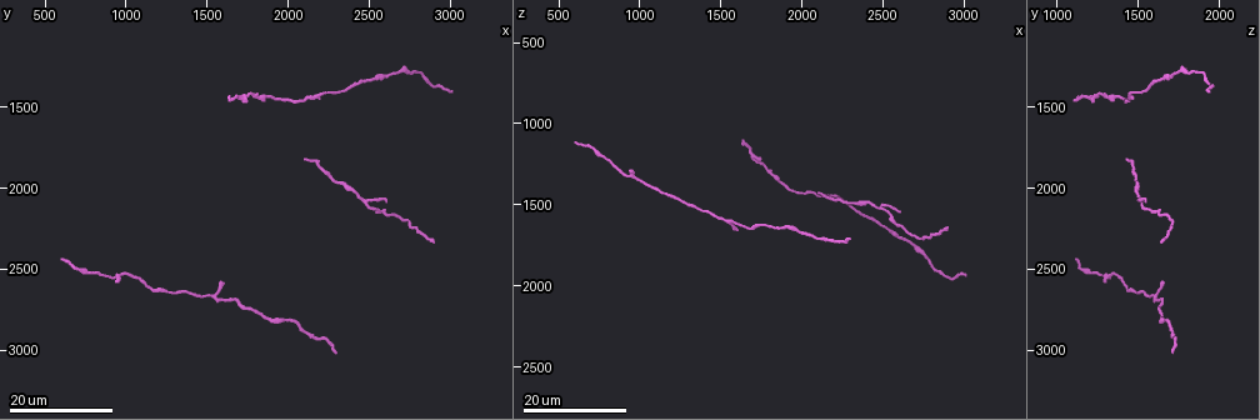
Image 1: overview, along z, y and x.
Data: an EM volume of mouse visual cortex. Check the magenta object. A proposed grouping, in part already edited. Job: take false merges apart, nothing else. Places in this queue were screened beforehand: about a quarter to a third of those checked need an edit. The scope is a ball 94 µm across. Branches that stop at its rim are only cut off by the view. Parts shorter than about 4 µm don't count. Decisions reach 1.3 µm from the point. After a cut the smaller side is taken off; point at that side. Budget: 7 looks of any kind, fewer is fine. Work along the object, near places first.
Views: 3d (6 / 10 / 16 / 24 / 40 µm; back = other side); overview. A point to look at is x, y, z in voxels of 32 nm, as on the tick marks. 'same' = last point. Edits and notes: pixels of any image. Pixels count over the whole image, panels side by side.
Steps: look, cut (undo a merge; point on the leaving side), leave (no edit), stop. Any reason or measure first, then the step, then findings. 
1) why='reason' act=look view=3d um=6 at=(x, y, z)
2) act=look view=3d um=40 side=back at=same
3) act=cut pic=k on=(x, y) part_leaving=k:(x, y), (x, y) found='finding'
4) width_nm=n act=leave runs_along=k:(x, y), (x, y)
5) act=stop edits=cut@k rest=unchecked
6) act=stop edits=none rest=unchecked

act=look view=3d um=24 at=(2540, 2160, 1600)

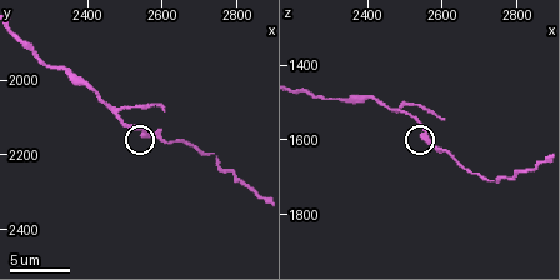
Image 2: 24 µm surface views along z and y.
why='zoom in' act=look view=3d um=6 at=(2550, 2140, 1590)

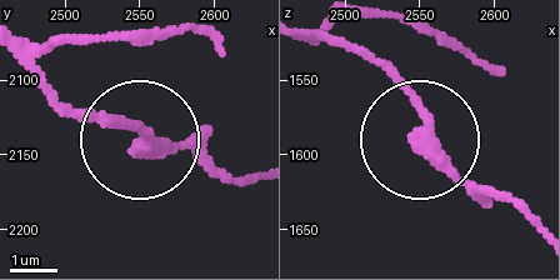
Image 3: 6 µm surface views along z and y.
act=leave found='continuous, no second neuron'

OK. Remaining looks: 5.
act=look view=3d um=16 at=(1540, 2680, 1600)

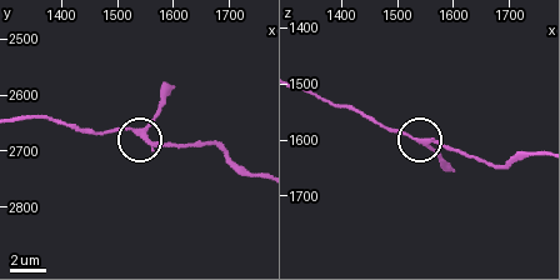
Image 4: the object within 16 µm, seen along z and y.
act=look view=3d um=6 at=(1540, 2670, 1600)

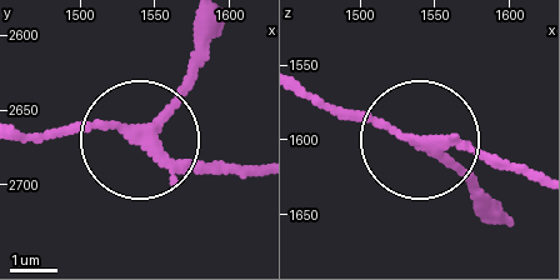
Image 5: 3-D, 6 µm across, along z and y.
act=leave runs_along=5:(211, 26), (175, 98), (139, 130), (36, 134) found='one neuron here'

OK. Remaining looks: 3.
why='narrows sharply' act=look view=3d um=24 at=(2100, 2880, 1720)

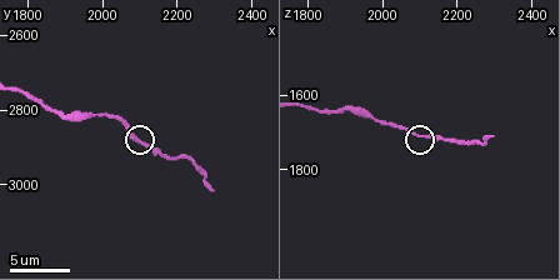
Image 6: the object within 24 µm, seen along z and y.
act=look view=3d um=6 at=(2110, 2890, 1710)

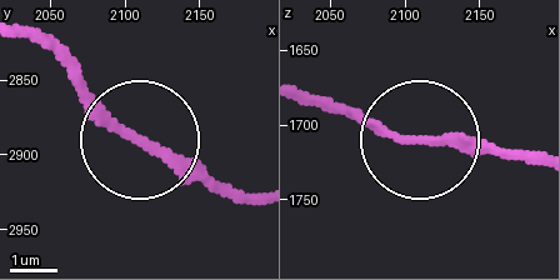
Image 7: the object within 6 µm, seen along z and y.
act=leave runs_along=7:(29, 36), (125, 128), (173, 148), (228, 195) found='one neuron here'

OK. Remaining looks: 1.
why='thick turns thin' act=look view=3d um=16 at=(2410, 2020, 1490)

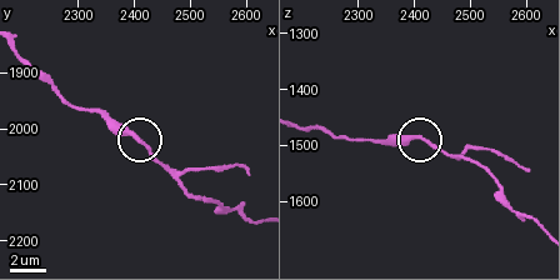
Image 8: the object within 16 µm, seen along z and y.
act=leave found='continuous, no second neuron'

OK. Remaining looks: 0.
act=stop edits=none rest=unchecked

